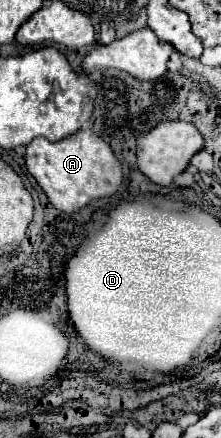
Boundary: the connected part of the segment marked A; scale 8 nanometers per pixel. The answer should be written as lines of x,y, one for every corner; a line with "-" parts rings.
89,128
79,130
59,142
35,138
31,144
27,144
25,164
47,194
49,202
61,212
75,212
77,208
87,206
91,200
113,196
123,180
121,164
111,146

